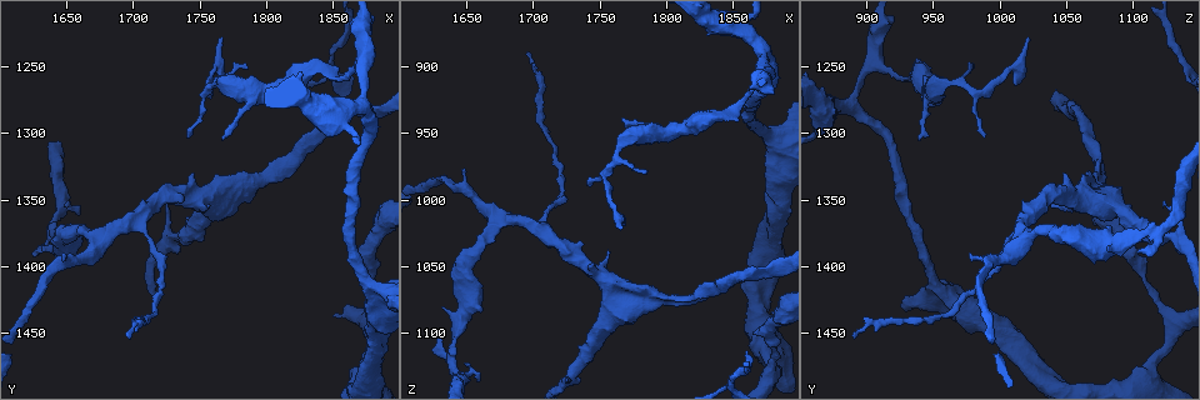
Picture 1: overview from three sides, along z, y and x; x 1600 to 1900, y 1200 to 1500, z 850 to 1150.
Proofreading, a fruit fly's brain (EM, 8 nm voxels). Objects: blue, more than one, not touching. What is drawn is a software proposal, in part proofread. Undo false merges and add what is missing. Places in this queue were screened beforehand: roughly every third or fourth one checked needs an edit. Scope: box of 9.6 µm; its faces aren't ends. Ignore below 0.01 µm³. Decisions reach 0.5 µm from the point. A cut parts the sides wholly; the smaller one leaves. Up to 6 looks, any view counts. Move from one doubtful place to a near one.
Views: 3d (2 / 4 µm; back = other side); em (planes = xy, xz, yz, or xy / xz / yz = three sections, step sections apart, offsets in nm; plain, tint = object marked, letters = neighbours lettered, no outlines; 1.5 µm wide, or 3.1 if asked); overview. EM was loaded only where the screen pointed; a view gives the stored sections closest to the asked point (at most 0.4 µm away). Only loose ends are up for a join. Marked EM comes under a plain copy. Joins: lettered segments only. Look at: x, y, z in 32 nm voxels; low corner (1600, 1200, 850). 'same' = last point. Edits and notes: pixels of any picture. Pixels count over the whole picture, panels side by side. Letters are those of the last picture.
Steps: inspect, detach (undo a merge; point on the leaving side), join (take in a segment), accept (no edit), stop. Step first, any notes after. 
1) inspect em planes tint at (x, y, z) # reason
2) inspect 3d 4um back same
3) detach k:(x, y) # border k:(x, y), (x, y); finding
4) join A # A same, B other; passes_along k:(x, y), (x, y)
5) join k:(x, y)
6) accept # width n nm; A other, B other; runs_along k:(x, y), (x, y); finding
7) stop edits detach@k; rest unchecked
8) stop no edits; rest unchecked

inspect em planes letters at (1766, 1304, 940) # tapers out

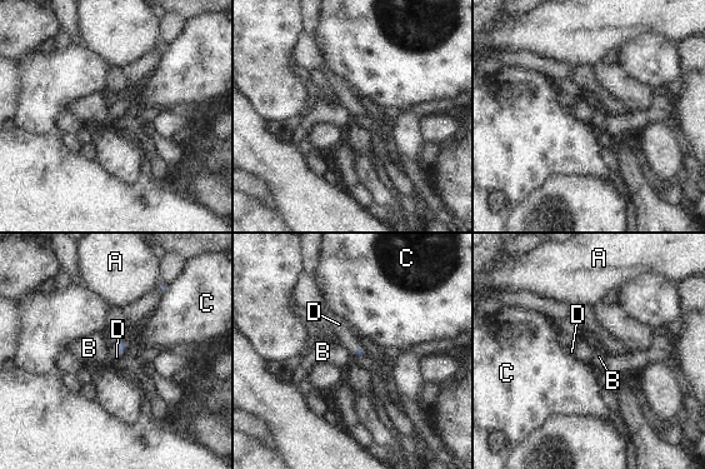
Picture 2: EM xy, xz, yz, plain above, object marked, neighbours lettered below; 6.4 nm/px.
join D # A other, B other, C other, D same; passes_along 2:(119, 348), (114, 353), (109, 349); it goes on there

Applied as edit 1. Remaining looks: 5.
inspect em planes tint at (1746, 1328, 1048) # thick end

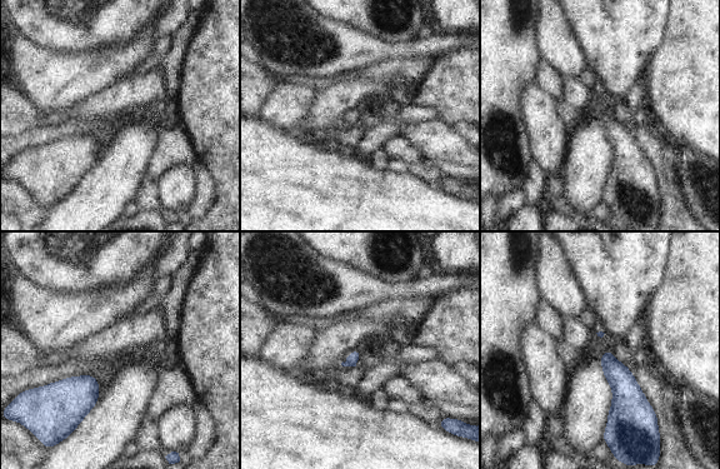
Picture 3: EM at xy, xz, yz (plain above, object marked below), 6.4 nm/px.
inspect em planes letters same # what lies round it

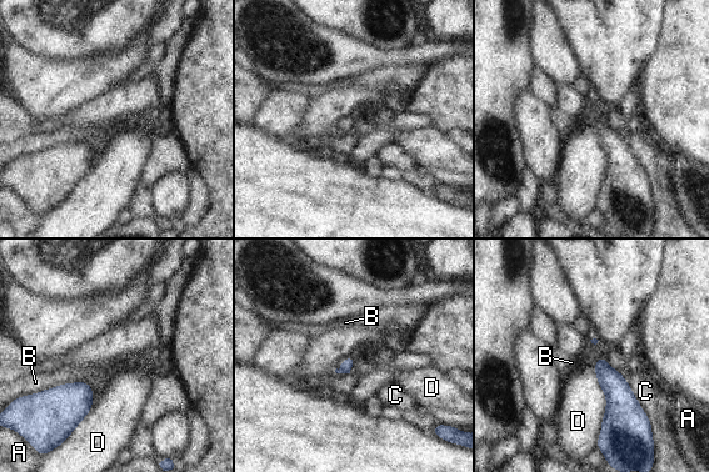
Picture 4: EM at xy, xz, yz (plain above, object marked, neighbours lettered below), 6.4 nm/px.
accept # A other, B other, C other, D other; border 4:(592, 366), (604, 393), (604, 415); none of them fits

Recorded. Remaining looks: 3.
inspect em planes letters at (1768, 1262, 1012) # free end

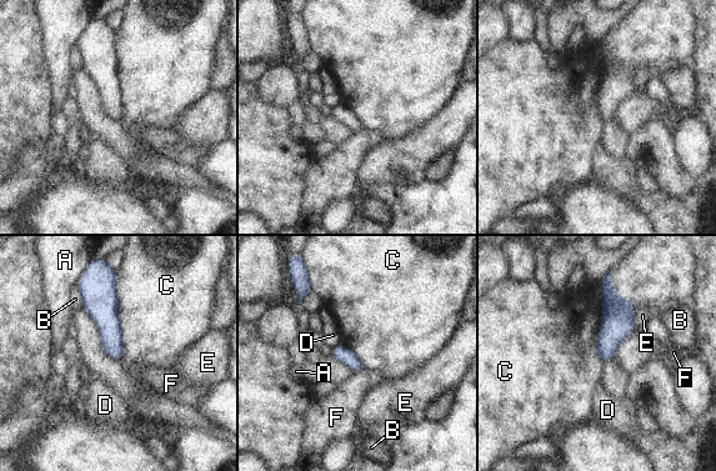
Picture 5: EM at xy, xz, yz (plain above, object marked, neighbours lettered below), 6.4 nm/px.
accept # width 110 nm; A other, B other, C other, D other, E other, F other; border 5:(116, 272), (124, 349), (121, 360); none of them fits

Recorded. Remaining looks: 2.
stop edits join@2; rest unchecked

